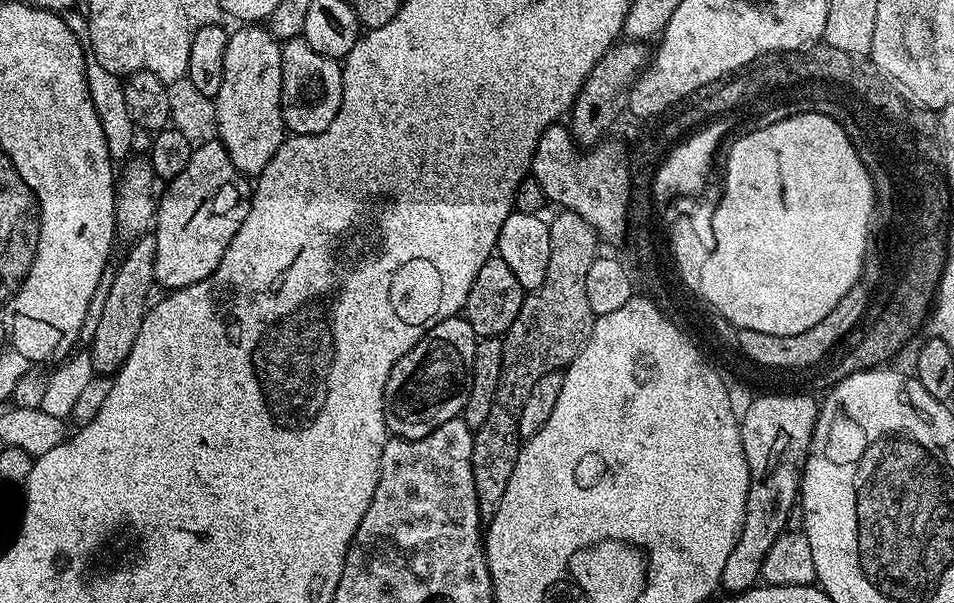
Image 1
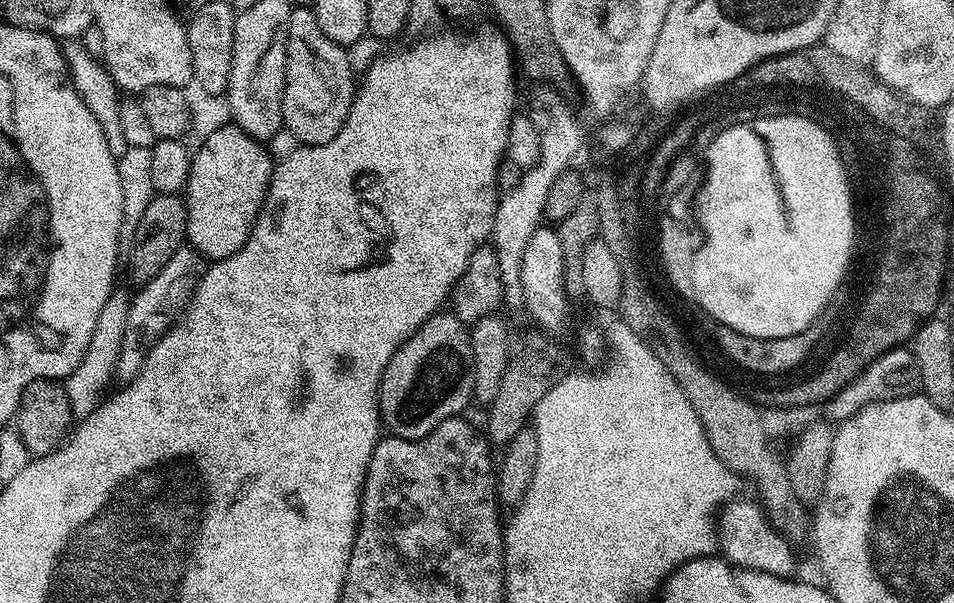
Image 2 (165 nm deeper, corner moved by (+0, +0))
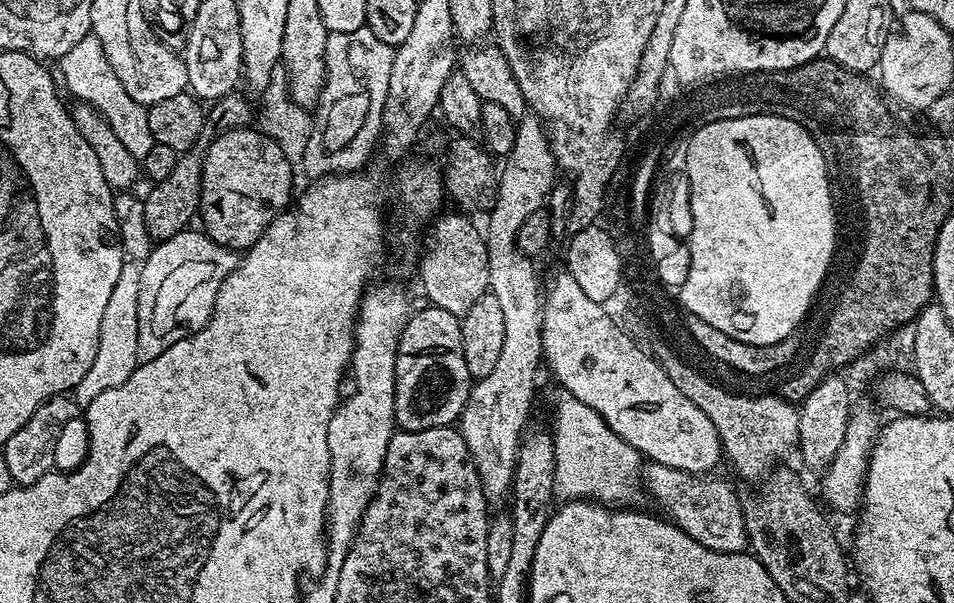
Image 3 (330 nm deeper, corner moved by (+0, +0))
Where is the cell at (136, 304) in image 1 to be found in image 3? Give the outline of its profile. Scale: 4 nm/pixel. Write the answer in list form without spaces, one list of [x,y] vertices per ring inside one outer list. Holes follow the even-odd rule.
[[[239,91],[231,92],[229,96],[215,101],[207,109],[204,128],[200,136],[185,152],[179,153],[174,170],[162,181],[151,185],[148,197],[143,197],[145,210],[145,226],[149,232],[149,238],[153,242],[159,242],[166,238],[174,238],[174,234],[185,231],[193,219],[197,219],[200,210],[200,195],[202,194],[202,170],[206,150],[211,146],[212,141],[221,132],[229,128],[247,128],[254,120],[254,104],[246,97],[240,96]]]

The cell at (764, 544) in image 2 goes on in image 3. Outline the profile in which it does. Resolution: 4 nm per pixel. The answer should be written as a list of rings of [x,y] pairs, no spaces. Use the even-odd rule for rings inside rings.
[[[651,462],[645,463],[642,468],[642,484],[647,495],[649,492],[665,508],[663,511],[667,519],[690,534],[694,542],[702,542],[702,546],[719,552],[745,551],[749,547],[748,530],[744,521],[745,505],[740,505],[735,490],[726,481],[715,480],[714,477],[712,474],[674,470],[674,466]]]

